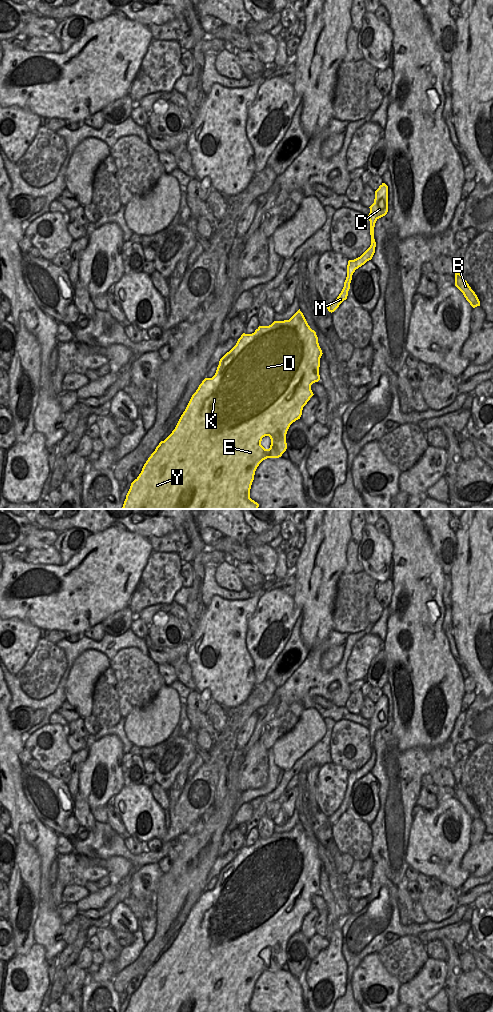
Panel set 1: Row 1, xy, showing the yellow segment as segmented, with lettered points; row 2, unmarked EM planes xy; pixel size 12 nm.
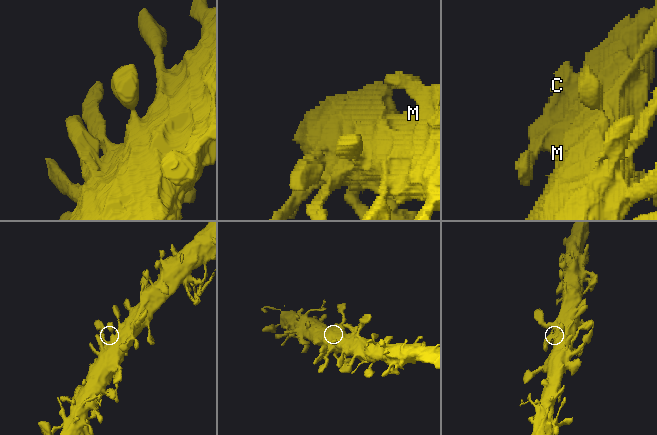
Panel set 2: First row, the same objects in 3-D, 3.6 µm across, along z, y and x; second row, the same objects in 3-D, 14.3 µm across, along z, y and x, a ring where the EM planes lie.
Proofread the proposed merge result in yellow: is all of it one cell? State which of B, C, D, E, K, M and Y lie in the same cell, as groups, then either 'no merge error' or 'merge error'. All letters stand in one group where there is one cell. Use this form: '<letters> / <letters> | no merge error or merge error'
B C D E K M Y | no merge error

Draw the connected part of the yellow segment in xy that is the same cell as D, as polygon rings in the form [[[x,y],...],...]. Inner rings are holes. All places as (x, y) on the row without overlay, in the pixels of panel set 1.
[[[300,821],[289,832],[274,833],[269,838],[259,838],[252,846],[243,845],[236,857],[220,871],[215,887],[212,890],[205,890],[199,897],[175,941],[159,955],[144,976],[139,988],[131,995],[125,1012],[252,1012],[250,1001],[257,979],[263,972],[279,970],[286,963],[287,943],[293,934],[300,931],[303,919],[314,907],[311,897],[320,892],[319,879],[322,866],[316,844],[310,840]],[[265,948],[271,951],[269,961],[261,957],[262,950]]]

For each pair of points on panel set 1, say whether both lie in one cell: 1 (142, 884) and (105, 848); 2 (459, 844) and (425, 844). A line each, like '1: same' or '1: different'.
1: different
2: same

